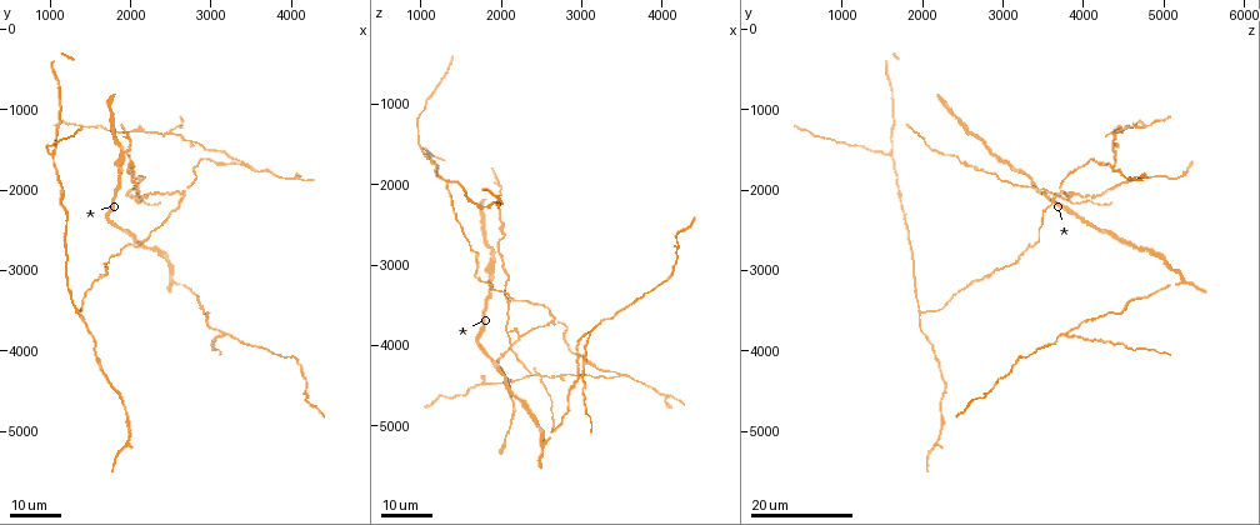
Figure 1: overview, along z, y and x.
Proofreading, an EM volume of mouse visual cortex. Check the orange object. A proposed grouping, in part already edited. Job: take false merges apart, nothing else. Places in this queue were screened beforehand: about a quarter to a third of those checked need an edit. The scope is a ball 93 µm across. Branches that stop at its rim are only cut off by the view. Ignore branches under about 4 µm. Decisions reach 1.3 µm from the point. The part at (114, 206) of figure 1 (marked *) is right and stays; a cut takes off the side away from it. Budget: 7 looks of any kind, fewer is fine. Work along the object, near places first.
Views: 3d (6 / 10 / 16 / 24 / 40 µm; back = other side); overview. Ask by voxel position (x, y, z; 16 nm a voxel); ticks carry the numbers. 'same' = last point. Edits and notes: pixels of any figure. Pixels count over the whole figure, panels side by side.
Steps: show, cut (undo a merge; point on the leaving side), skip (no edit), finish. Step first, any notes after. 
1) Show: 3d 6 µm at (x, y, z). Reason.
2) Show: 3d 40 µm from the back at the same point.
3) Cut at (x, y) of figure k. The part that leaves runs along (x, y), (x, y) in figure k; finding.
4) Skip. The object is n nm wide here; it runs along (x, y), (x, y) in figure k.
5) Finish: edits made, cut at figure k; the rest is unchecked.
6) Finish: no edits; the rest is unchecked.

Show: 3d 16 µm at (3200, 3850, 3800). Branch point.

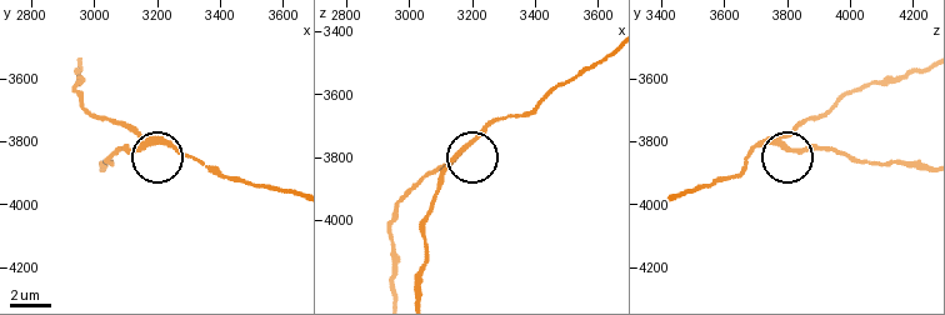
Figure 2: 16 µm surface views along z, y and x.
Show: 3d 6 µm at (3160, 3810, 3790). Zoom in.

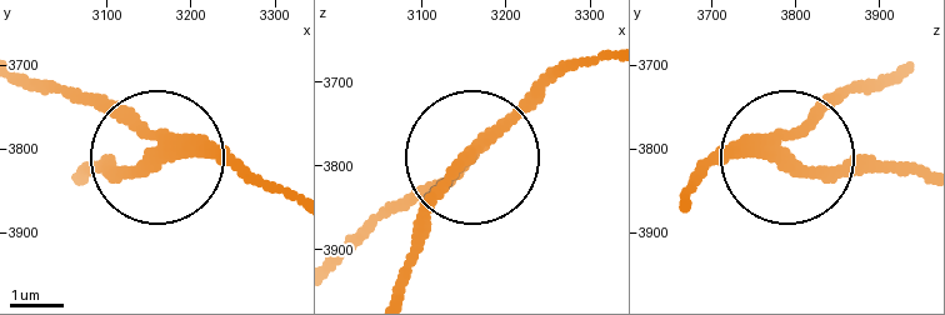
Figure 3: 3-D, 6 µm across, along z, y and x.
Cut at (131, 175) of figure 3. 3 arms meet here; the part that leaves runs along (506, 130), (434, 205), (403, 286) in figure 3; a second neuron is stuck on.

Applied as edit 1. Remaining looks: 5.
Show: overview.

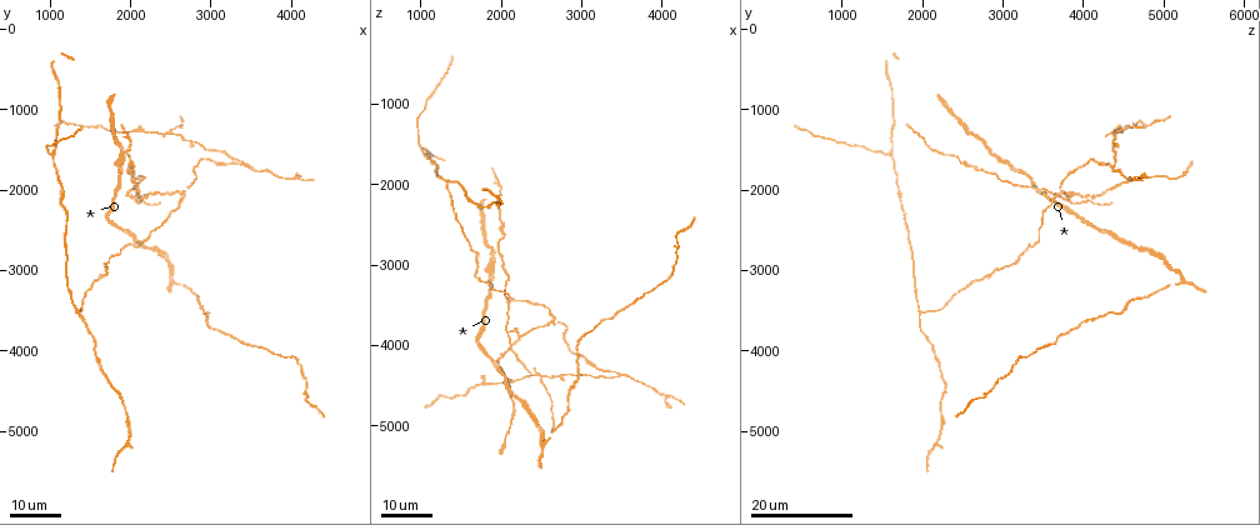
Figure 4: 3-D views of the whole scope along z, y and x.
Show: 3d 24 µm at (2550, 3150, 5250). A fork.

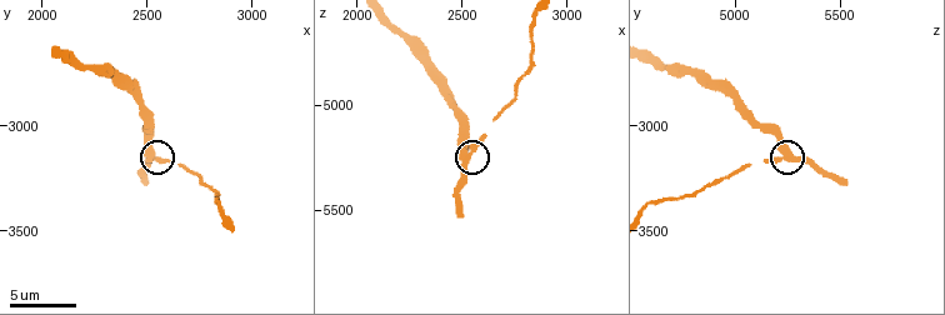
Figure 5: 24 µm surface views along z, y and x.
Show: 3d 10 µm at (2540, 3150, 5240).

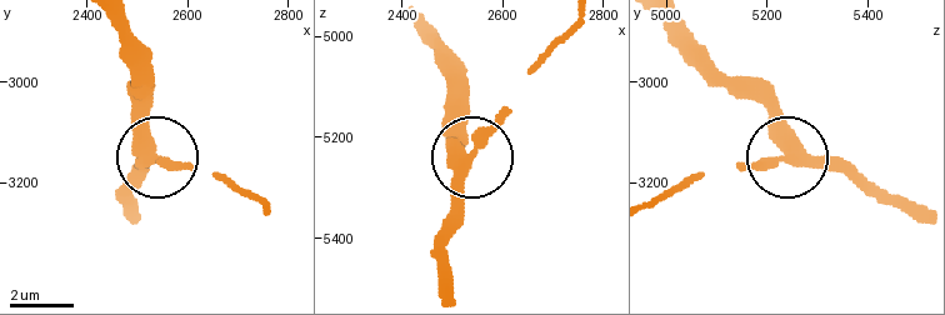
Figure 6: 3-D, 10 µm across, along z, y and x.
Skip. It runs along (418, 28), (448, 84), (453, 141), (469, 165), (461, 226) in figure 6; all the same neuron.

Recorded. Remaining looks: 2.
Show: 3d 24 µm at (1400, 3500, 1950). A fork.

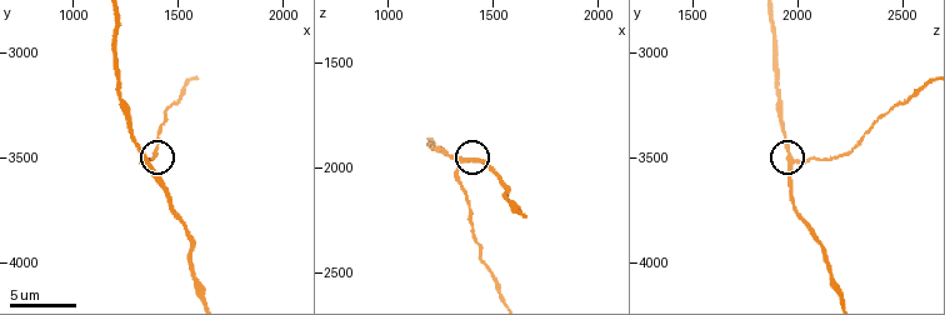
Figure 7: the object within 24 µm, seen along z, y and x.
Show: 3d 10 µm at (1370, 3540, 1960).

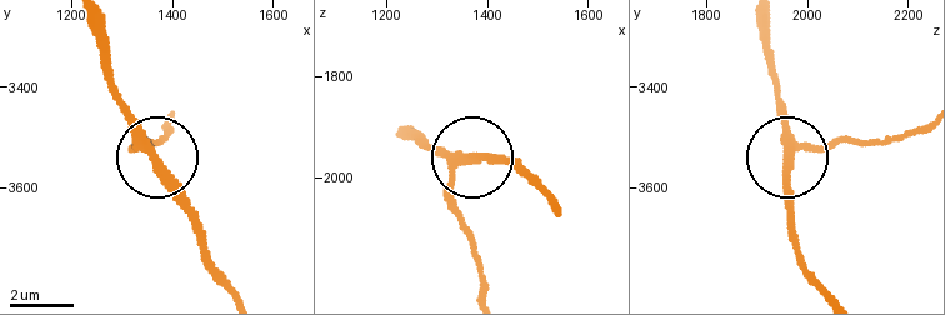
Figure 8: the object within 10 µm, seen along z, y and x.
Skip. 3 arms meet here; one neuron here.

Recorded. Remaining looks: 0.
Finish: edits made, cut at figure 3; the rest is unchecked.

